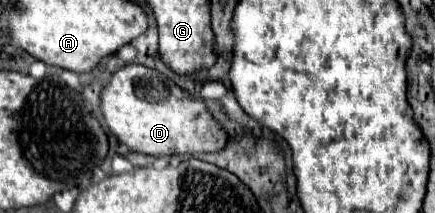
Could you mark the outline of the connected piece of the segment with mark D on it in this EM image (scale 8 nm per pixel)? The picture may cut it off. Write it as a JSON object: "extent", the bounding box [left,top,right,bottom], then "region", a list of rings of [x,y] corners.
{"extent":[101,65,227,153],"region":[[[125,65],[111,75],[101,91],[101,113],[117,141],[135,153],[211,153],[221,151],[227,141],[225,131],[213,121],[201,99],[193,99],[159,71],[143,65]]]}

